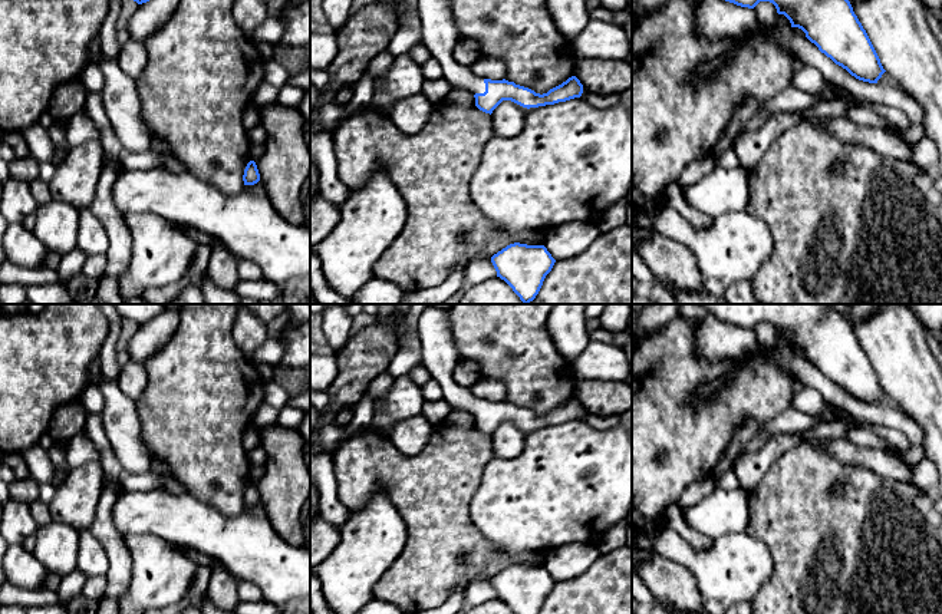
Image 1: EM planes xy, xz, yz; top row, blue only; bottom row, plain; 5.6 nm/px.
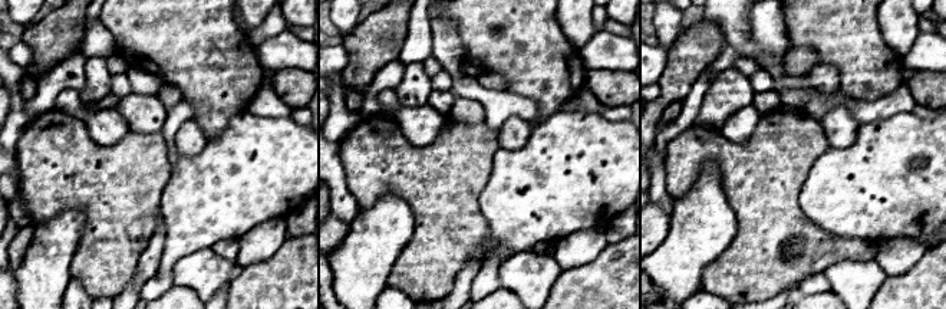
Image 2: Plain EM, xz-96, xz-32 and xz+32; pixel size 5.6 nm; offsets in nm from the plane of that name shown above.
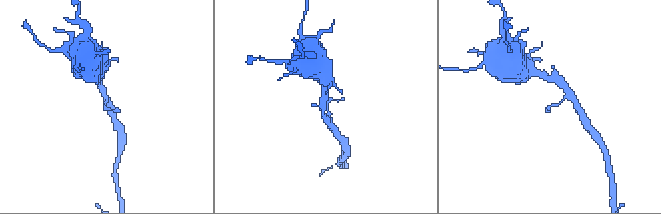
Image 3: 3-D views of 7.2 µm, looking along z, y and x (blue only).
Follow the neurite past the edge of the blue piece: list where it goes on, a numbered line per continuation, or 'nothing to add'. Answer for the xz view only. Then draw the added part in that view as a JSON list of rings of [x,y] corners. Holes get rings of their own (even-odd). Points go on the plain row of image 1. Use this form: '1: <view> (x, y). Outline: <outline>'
1: xz (440, 357). Outline: [[[428,306],[418,320],[418,334],[422,344],[422,367],[426,369],[442,392],[444,400],[452,409],[461,409],[472,416],[484,415],[482,397],[475,397],[468,387],[454,380],[454,369],[460,359],[454,344],[447,311]]]

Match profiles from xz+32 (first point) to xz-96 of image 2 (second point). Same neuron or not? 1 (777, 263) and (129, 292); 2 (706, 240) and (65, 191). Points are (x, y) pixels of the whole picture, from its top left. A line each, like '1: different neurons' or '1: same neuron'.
1: different neurons
2: different neurons

